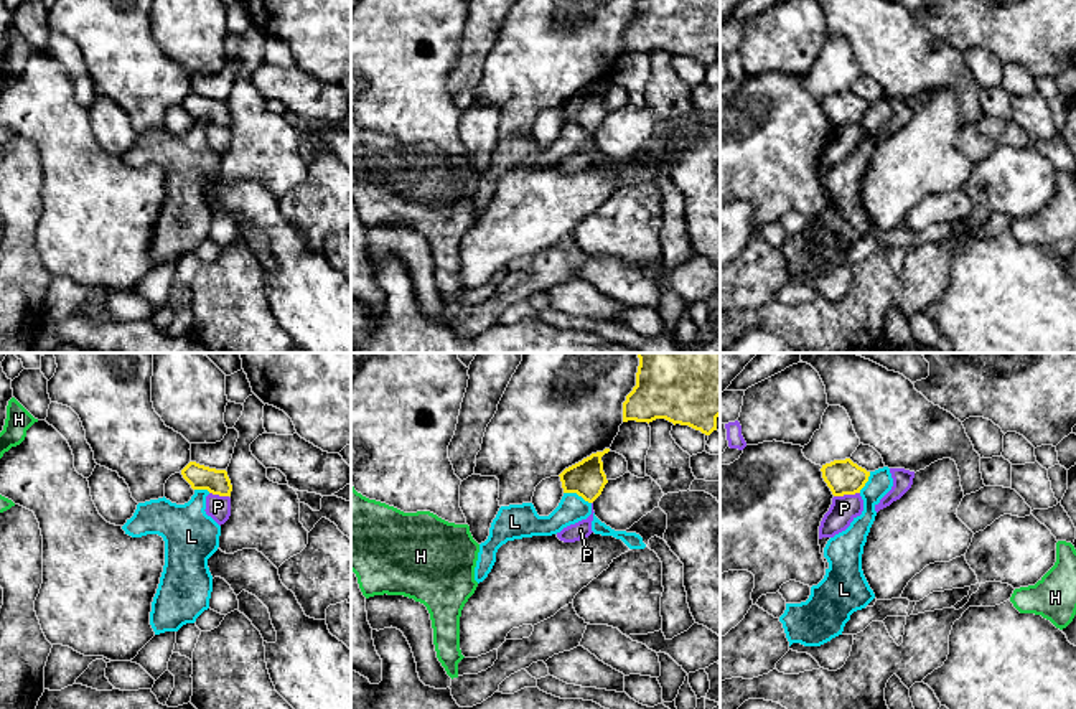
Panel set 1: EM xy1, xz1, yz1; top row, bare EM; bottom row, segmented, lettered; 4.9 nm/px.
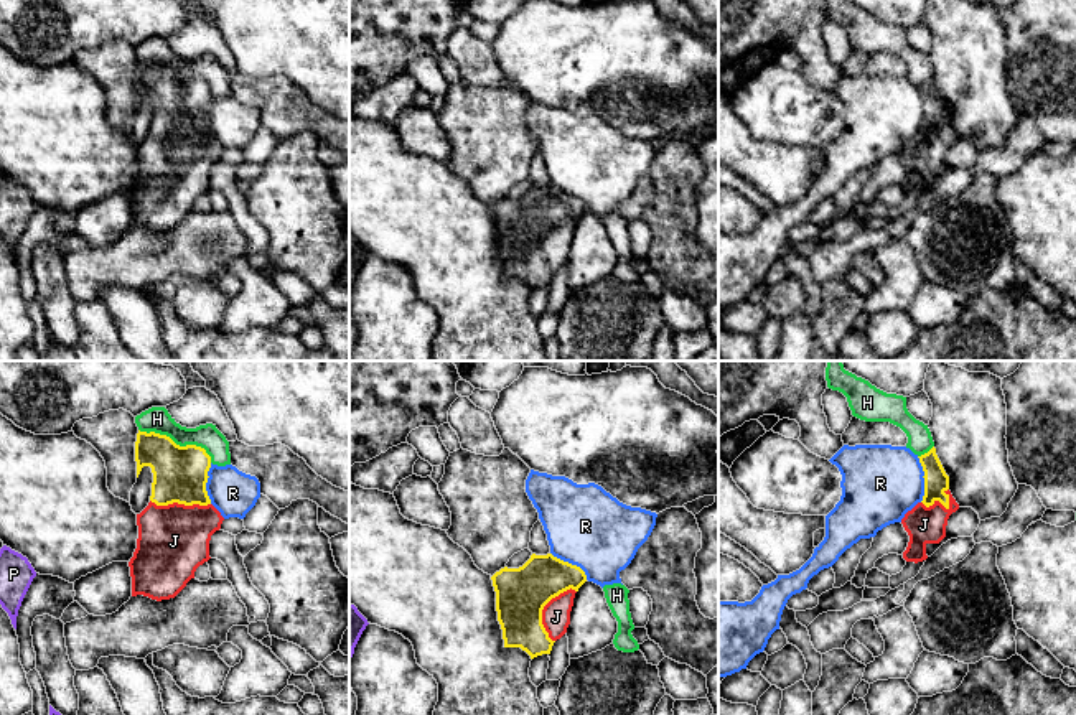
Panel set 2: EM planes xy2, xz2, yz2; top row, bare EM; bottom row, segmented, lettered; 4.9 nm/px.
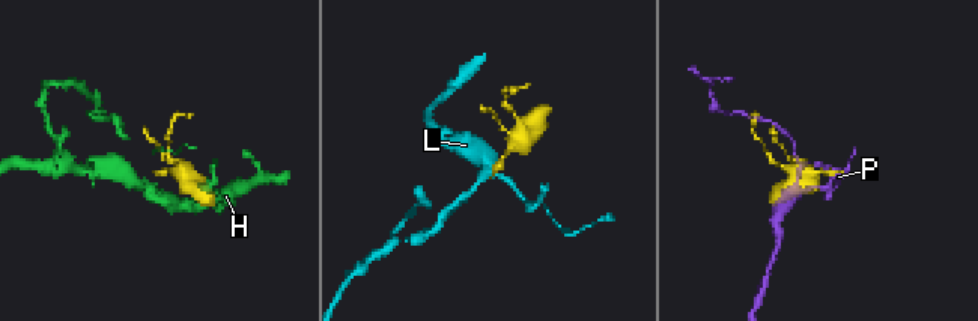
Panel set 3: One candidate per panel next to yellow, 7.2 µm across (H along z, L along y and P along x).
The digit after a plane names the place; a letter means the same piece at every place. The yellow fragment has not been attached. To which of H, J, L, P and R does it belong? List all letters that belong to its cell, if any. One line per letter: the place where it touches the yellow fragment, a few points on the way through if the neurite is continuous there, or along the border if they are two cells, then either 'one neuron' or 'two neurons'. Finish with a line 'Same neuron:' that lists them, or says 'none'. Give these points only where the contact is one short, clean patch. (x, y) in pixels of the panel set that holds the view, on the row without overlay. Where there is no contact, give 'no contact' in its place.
H: contact xy2 (178, 76); border xy2 (139, 60), (165, 65), (180, 76), (200, 76), (211, 93); two neurons
J: contact xz2 (542, 239); one neuron
L: contact xz1 (577, 124); border xz1 (564, 122), (574, 122), (590, 134); two neurons
P: contact yz1 (846, 124); two neurons
R: contact yz2 (925, 111); border yz2 (916, 88), (923, 102), (921, 132); two neurons
Same neuron: J

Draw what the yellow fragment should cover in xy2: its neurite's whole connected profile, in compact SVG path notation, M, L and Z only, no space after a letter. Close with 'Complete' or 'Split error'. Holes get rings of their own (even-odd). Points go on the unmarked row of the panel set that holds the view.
M138 61L135 92L137 109L150 97L153 114L148 137L137 145L132 227L170 231L211 189L211 166L224 152L206 122L211 87L201 77L180 77L166 66Z. Split error

